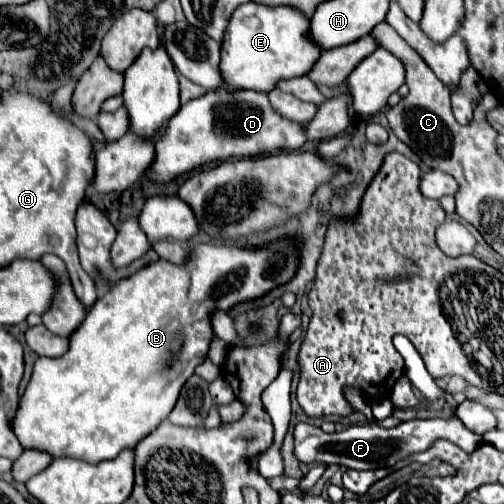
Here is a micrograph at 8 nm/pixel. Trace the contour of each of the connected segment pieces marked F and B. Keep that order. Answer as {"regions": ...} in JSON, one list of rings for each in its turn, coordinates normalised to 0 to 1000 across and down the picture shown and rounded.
{"regions":[[[[734,794],[732,812],[720,819],[734,847],[692,847],[677,859],[645,859],[625,843],[613,839],[589,839],[585,845],[585,907],[601,919],[669,919],[692,931],[752,931],[752,927],[776,927],[784,915],[815,903],[815,899],[835,899],[843,895],[859,875],[867,871],[887,871],[915,887],[919,895],[935,899],[942,887],[958,879],[954,863],[942,863],[931,855],[903,823],[895,831],[823,831],[823,835],[804,835],[792,839],[780,851],[760,851],[742,833]]],[[[550,474],[502,494],[395,482],[355,526],[315,514],[228,562],[177,613],[165,645],[141,665],[137,696],[125,708],[77,708],[69,716],[65,748],[26,835],[38,879],[46,891],[65,887],[105,907],[153,907],[177,919],[228,911],[244,891],[268,887],[331,831],[359,768],[387,740],[387,728],[407,716],[427,669],[419,649],[423,617],[454,621],[474,601],[526,589],[546,569],[573,562],[589,546],[593,522],[589,474]]]]}

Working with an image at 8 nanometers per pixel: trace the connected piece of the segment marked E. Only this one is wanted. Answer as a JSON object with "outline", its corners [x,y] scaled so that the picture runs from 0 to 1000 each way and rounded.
{"outline":[[[486,6],[458,30],[442,73],[438,145],[450,177],[538,181],[550,161],[609,149],[637,93],[613,77],[613,38],[585,14],[530,14],[518,6]]]}

